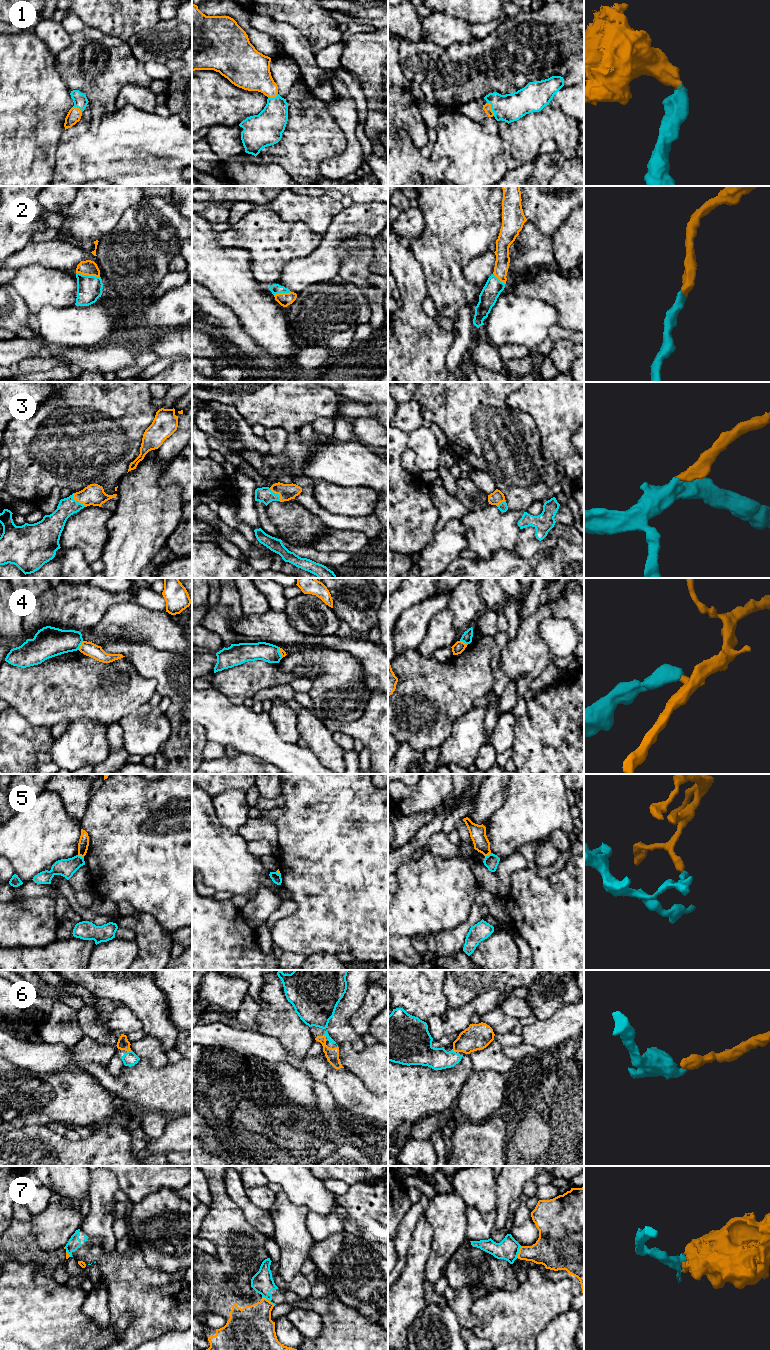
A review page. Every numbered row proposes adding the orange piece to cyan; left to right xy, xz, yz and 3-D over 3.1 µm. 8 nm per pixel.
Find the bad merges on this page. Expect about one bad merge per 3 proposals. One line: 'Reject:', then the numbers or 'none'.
Reject: 4, 5, 7

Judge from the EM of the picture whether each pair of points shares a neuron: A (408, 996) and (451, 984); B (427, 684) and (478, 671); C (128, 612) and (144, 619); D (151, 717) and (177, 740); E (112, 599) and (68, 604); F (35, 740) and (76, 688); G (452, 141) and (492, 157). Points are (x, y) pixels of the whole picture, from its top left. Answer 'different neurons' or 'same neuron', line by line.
A: different neurons
B: same neuron
C: same neuron
D: different neurons
E: same neuron
F: different neurons
G: same neuron

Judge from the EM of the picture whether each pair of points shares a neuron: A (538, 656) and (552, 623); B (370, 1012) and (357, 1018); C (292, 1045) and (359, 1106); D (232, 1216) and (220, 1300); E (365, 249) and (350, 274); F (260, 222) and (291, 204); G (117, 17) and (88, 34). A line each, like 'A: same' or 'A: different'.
A: different
B: same
C: different
D: same
E: same
F: different
G: different

